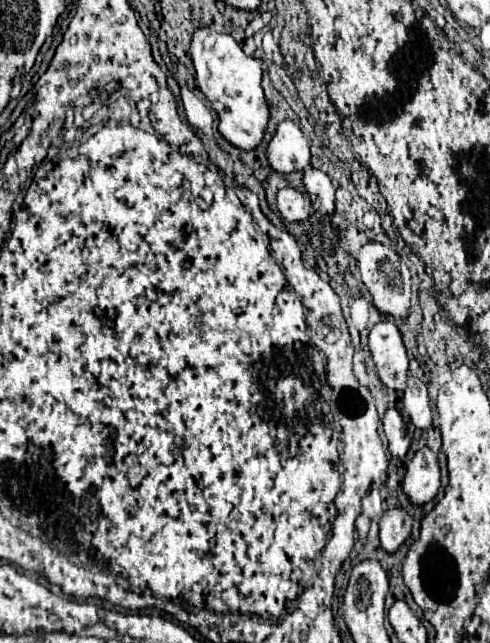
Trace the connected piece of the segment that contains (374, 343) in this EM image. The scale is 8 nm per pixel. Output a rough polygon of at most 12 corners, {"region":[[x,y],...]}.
{"region":[[392,320],[370,330],[368,344],[380,380],[402,392],[408,356]]}

